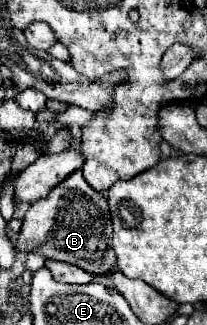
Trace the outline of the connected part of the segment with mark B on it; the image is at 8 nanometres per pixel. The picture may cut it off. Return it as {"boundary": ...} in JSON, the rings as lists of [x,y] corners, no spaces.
{"boundary":[[[77,170],[55,186],[45,200],[31,204],[19,232],[17,248],[21,252],[37,252],[45,258],[79,266],[95,276],[105,276],[117,268],[111,234],[113,226],[105,196],[93,190],[85,182],[81,170]]]}

